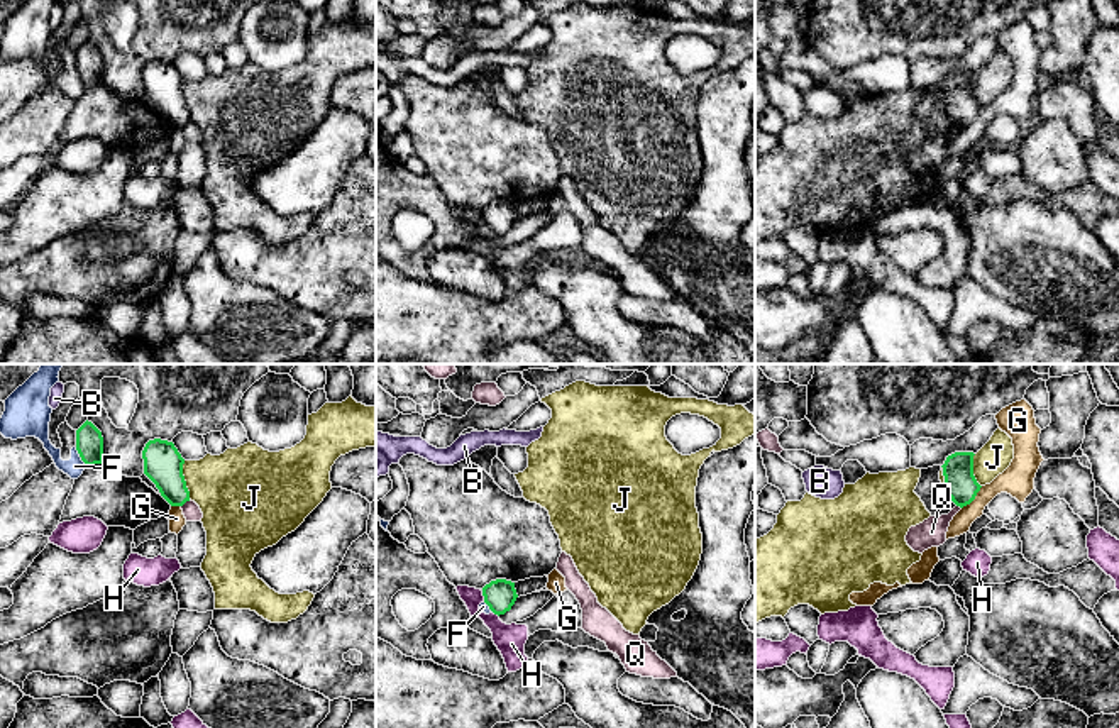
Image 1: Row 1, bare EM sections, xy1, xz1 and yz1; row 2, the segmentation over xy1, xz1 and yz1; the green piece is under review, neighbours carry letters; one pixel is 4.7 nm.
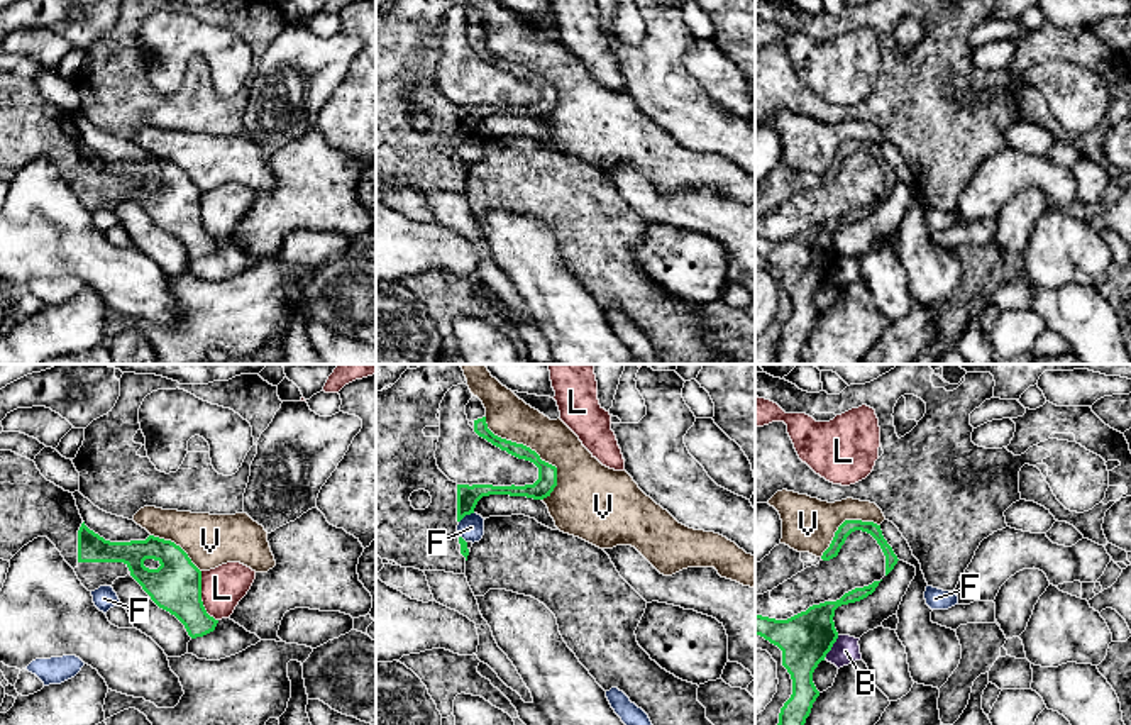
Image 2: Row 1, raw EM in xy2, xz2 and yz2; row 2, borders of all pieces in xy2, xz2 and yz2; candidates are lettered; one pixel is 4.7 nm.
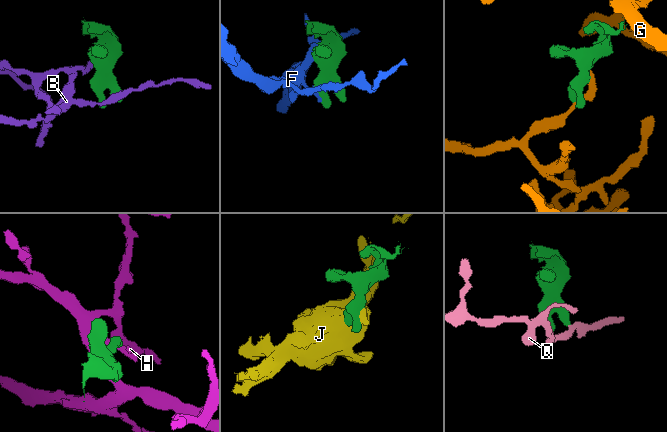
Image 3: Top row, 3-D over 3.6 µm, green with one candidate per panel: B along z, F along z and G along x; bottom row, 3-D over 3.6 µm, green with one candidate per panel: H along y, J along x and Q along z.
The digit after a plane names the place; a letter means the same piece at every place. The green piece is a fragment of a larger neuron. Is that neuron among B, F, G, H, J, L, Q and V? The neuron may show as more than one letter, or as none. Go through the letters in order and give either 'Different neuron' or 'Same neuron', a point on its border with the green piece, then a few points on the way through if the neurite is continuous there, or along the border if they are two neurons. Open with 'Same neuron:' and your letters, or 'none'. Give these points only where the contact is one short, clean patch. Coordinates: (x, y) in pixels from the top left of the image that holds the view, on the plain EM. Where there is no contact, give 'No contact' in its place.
Same neuron: none
B: Different neuron. Touches green at yz2 (832, 266). Boundary: yz2 (838, 256), (823, 278)
F: Different neuron. Touches green at xy1 (80, 77)
G: Different neuron. Touches green at yz1 (974, 119)
H: Different neuron. Touches green at xz1 (483, 215). Boundary: xz1 (481, 212), (485, 222)
J: Different neuron. Touches green at xy1 (183, 100)
L: Different neuron. Touches green at xy2 (200, 217). Boundary: xy2 (200, 192), (202, 226), (217, 241)
Q: Different neuron. Touches green at xy1 (185, 122). Boundary: xy1 (190, 121), (181, 127)
V: Different neuron. Touches green at xz2 (530, 70)

